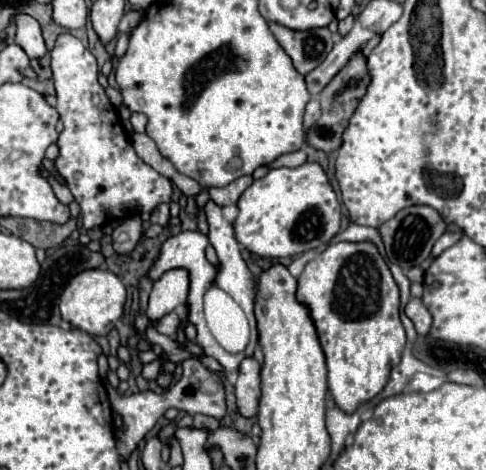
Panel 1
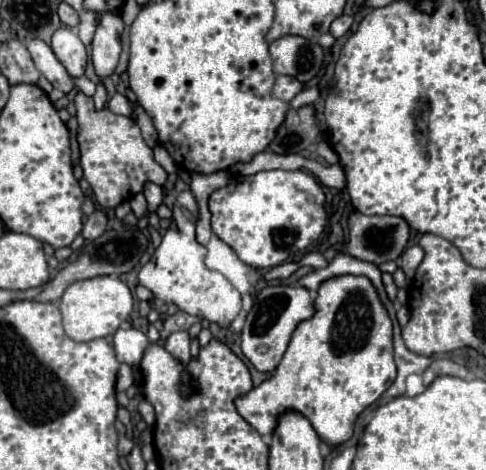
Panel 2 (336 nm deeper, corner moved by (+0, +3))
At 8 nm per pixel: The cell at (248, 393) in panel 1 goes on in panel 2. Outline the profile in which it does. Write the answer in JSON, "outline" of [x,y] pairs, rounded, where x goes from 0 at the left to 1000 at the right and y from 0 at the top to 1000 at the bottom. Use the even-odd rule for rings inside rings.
{"outline":[[[545,609],[529,634],[521,655],[508,668],[504,694],[500,694],[500,711],[496,711],[496,740],[500,753],[512,762],[512,770],[533,787],[533,791],[562,791],[570,783],[570,774],[578,770],[591,732],[599,723],[603,702],[611,698],[615,685],[636,681],[648,668],[648,647],[644,634],[636,626],[632,613],[623,609]],[[545,732],[553,745],[545,753],[529,749],[529,740]]]}

